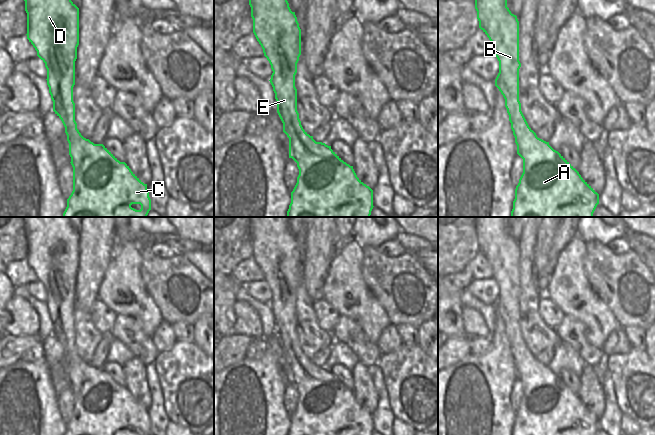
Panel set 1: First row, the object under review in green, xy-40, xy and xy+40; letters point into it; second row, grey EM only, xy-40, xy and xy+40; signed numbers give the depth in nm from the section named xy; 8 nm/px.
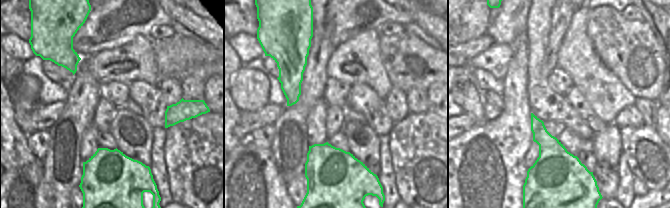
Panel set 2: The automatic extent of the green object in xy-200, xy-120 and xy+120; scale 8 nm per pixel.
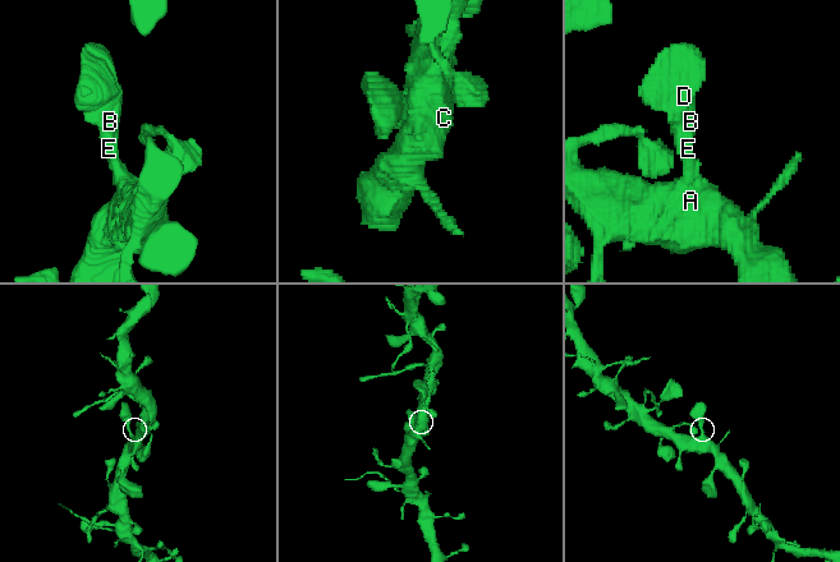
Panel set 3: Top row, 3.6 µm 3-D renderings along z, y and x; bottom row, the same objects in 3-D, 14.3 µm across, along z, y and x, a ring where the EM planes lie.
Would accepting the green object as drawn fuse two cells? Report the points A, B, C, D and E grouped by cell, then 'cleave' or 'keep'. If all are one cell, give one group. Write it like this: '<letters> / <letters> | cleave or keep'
A B C D E | keep

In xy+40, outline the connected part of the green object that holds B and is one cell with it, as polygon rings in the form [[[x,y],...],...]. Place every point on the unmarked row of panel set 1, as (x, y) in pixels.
[[[475,217],[479,252],[487,259],[499,285],[495,310],[505,323],[517,378],[523,383],[523,397],[515,413],[512,435],[595,435],[599,418],[549,366],[537,361],[529,351],[519,325],[519,245],[507,231],[507,217]]]

